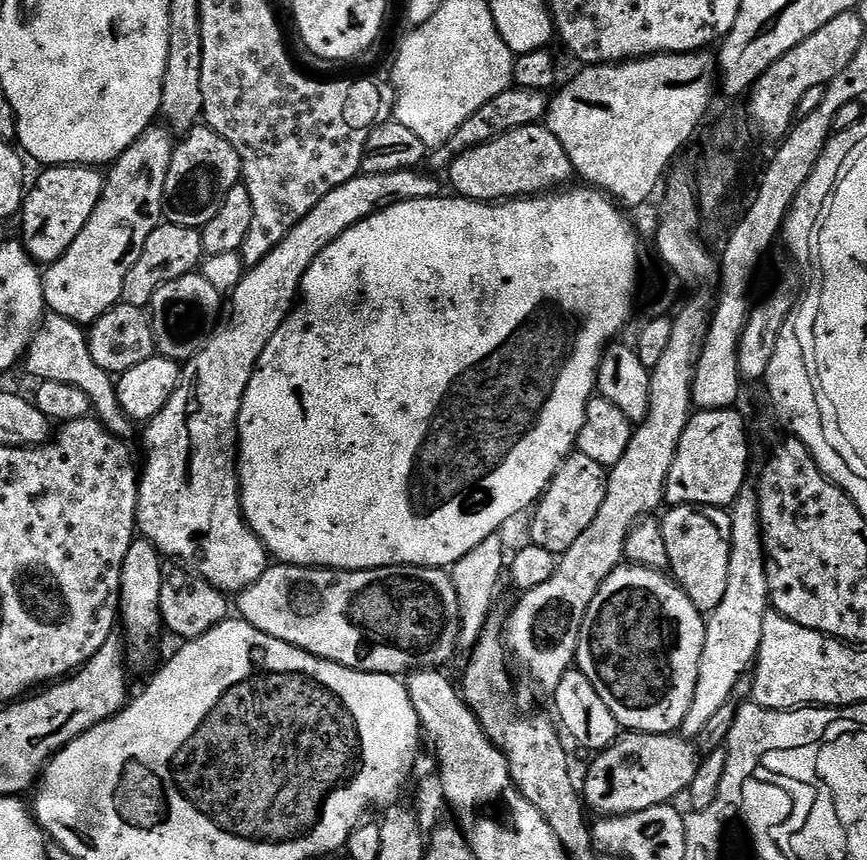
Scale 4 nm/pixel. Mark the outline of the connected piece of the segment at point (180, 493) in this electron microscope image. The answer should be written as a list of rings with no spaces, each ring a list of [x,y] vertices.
[[[398,170],[394,174],[363,174],[350,178],[350,182],[342,182],[338,190],[330,190],[262,262],[251,265],[245,271],[242,282],[230,293],[232,305],[227,305],[226,319],[222,327],[202,351],[183,365],[180,374],[180,385],[174,390],[170,402],[153,420],[147,421],[144,432],[144,448],[148,451],[148,461],[138,476],[138,510],[136,511],[136,527],[143,539],[151,542],[161,557],[172,559],[172,562],[188,562],[191,571],[210,582],[220,592],[239,594],[244,592],[270,566],[270,553],[254,530],[244,518],[240,509],[240,473],[238,471],[238,429],[240,427],[240,407],[246,394],[246,386],[250,386],[250,378],[256,369],[258,358],[262,358],[262,350],[278,334],[298,300],[300,283],[310,270],[314,258],[330,246],[346,230],[353,228],[358,222],[370,218],[375,212],[411,200],[435,200],[441,195],[440,184],[424,170]]]

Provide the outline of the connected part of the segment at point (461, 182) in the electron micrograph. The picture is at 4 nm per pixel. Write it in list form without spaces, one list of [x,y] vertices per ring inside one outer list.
[[[543,123],[510,130],[489,144],[458,154],[446,169],[457,197],[465,200],[499,202],[539,196],[559,189],[573,179],[572,163],[558,138]]]

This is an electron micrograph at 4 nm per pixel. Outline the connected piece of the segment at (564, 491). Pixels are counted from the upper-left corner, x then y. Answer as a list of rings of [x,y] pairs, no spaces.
[[[573,450],[570,455],[558,466],[554,478],[548,484],[548,489],[540,495],[531,509],[532,525],[528,528],[527,538],[534,547],[541,547],[553,554],[563,554],[578,542],[578,537],[590,527],[590,522],[602,507],[606,499],[609,469],[598,466],[598,462]]]

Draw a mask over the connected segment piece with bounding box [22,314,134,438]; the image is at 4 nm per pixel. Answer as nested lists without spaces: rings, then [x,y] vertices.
[[[55,314],[45,315],[31,344],[28,345],[22,368],[30,375],[36,376],[37,381],[66,382],[66,386],[78,386],[78,390],[82,390],[91,398],[95,419],[99,420],[106,430],[121,438],[128,438],[131,434],[134,421],[124,413],[118,402],[116,380],[109,373],[103,372],[98,362],[94,362],[85,329],[70,318]]]

